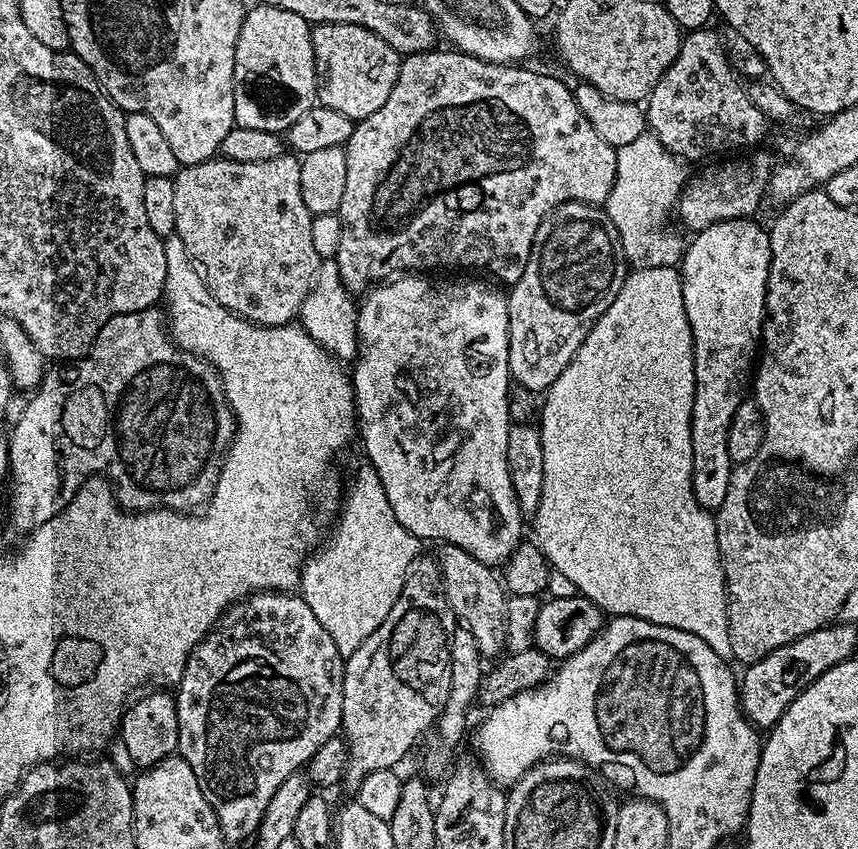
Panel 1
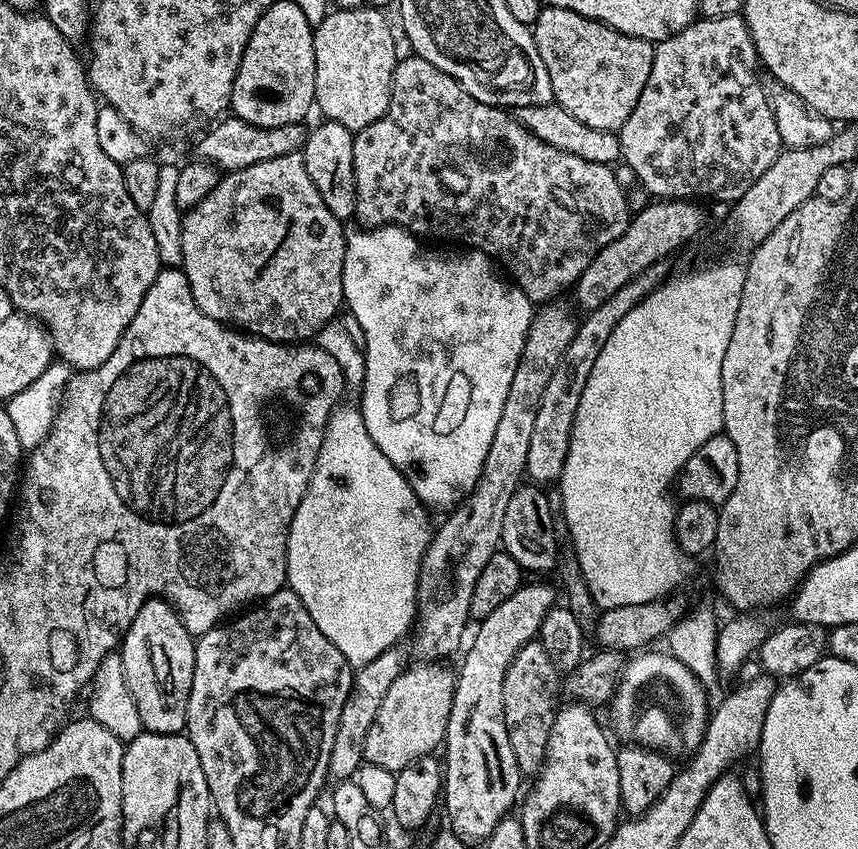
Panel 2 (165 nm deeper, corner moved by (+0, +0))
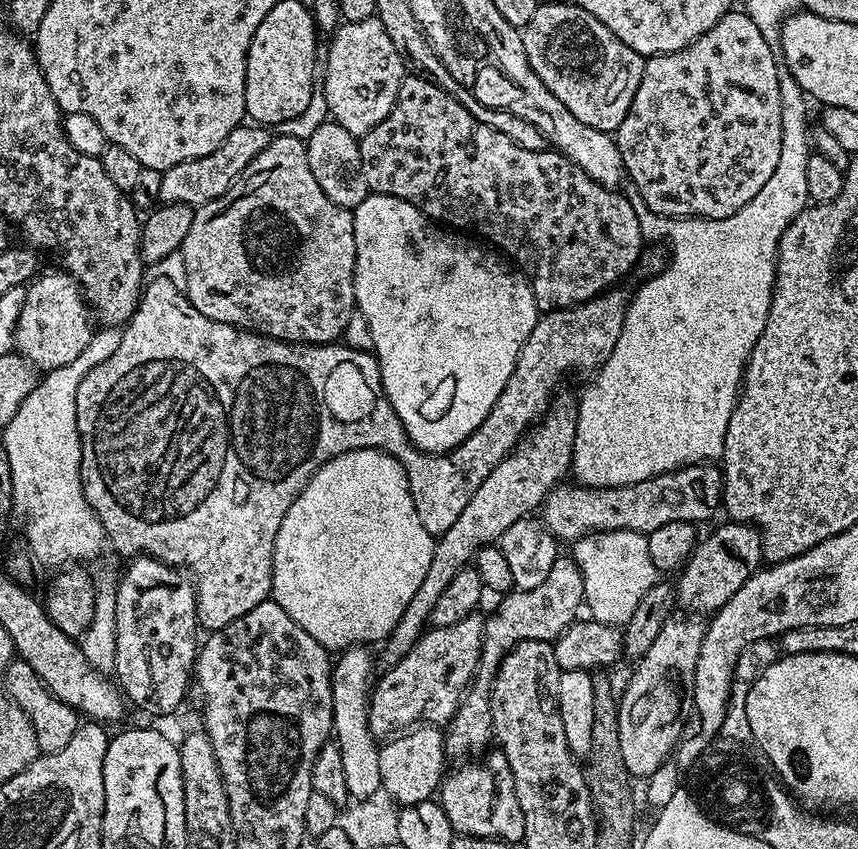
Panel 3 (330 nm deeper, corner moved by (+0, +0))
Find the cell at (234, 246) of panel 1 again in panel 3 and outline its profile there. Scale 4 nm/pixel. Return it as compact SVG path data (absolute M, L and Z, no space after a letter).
M273 135L268 141L266 150L262 150L262 154L258 154L258 158L254 158L254 162L250 162L250 166L246 166L246 170L242 170L240 177L232 183L230 190L226 190L226 194L214 198L208 204L199 205L199 207L195 209L190 232L186 235L186 240L179 248L179 252L184 256L184 265L186 266L186 282L182 285L183 291L186 293L188 301L194 306L194 310L198 310L206 318L214 318L214 322L220 322L224 325L233 324L236 328L243 328L262 336L270 336L274 340L287 340L290 344L330 344L339 341L341 337L343 337L344 331L347 328L347 320L356 308L356 295L354 294L356 251L354 250L354 218L352 217L352 209L338 206L334 202L330 202L330 198L326 198L326 194L322 194L322 186L318 186L317 180L314 179L314 173L310 170L307 143L293 136Z

